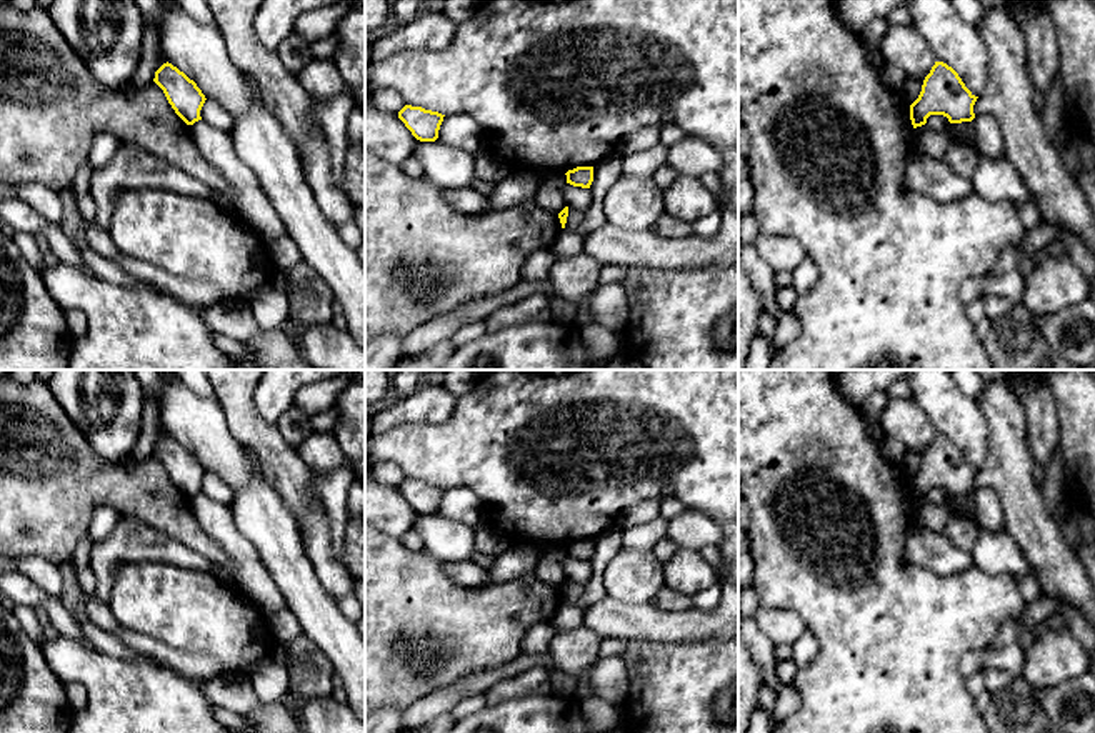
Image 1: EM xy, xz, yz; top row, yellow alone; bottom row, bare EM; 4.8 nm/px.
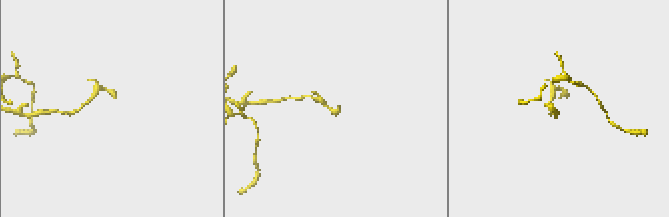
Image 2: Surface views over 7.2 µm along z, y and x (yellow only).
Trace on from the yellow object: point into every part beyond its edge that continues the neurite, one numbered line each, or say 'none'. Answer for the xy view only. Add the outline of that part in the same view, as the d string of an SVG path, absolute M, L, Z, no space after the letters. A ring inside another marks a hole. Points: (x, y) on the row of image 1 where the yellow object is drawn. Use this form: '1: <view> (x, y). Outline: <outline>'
none

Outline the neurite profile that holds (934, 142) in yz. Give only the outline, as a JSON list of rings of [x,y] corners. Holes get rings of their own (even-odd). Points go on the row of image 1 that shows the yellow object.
[[[917,127],[913,132],[913,150],[932,158],[943,158],[950,143],[947,128]]]

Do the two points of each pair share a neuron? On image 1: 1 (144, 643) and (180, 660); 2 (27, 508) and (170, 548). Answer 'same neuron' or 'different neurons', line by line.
1: same neuron
2: different neurons

